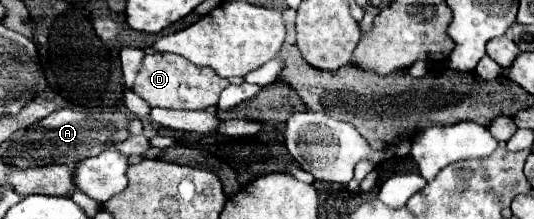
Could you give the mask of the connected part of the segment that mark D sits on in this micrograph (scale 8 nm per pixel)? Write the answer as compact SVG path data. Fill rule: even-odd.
M155 52L155 54L147 54L143 58L133 90L149 106L175 108L175 110L205 110L205 108L217 104L221 90L227 86L229 86L229 80L221 78L213 68L195 66L177 54Z

